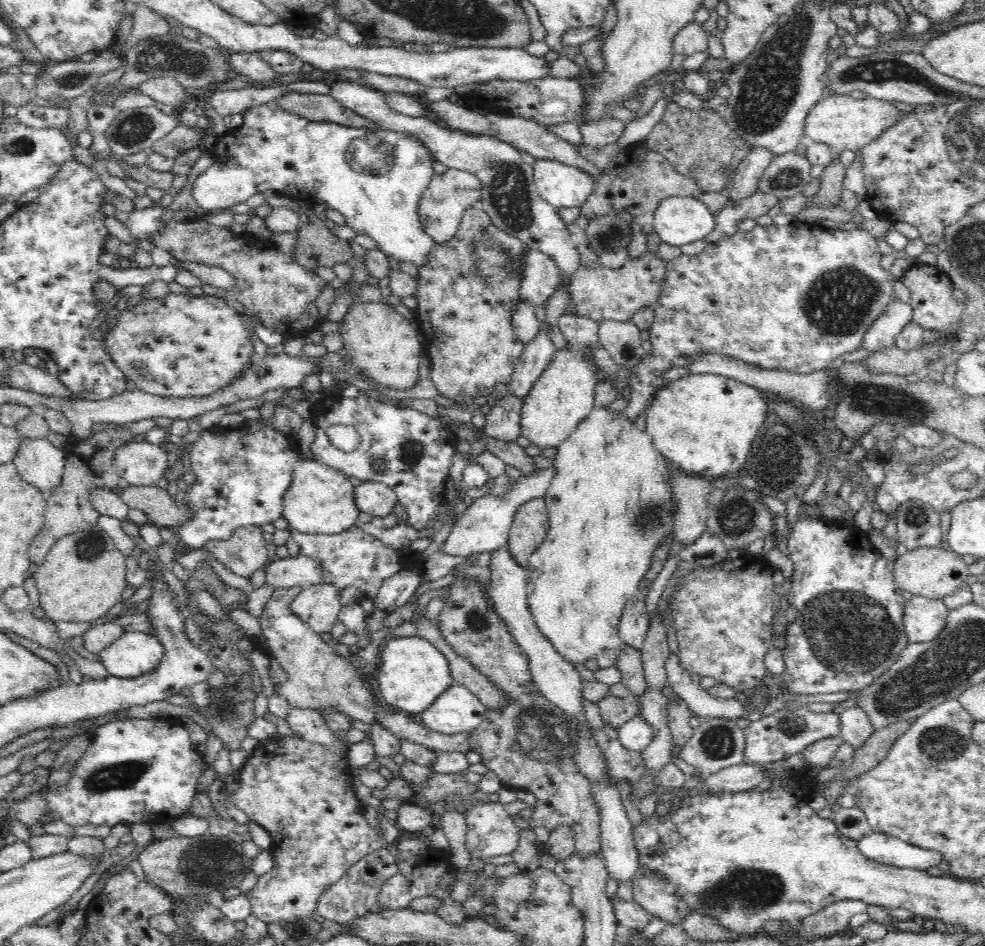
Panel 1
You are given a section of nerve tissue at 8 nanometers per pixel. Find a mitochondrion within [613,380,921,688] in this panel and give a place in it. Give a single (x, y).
(856, 633)

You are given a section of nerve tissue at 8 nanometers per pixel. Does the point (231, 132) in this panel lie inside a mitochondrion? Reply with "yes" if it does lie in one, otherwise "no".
no

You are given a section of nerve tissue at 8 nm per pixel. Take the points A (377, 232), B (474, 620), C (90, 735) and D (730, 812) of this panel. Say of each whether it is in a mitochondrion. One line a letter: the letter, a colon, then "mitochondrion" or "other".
A: other
B: mitochondrion
C: other
D: other

